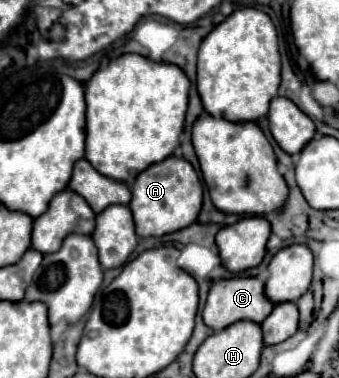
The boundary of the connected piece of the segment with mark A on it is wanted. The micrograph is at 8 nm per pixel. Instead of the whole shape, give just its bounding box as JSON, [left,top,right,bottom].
[129,156,203,238]

